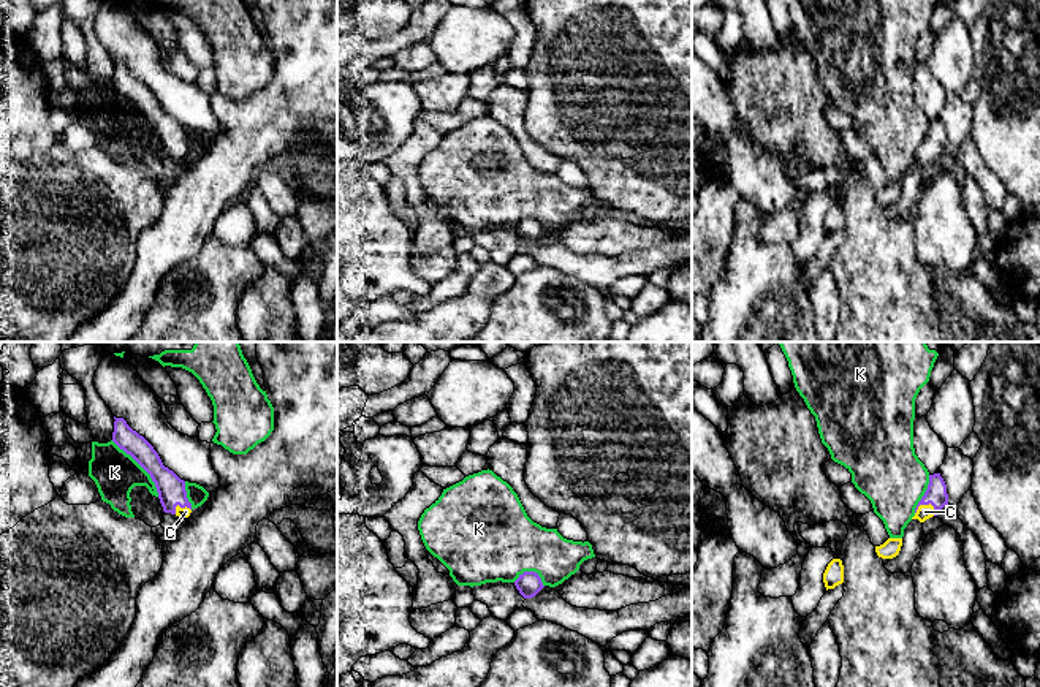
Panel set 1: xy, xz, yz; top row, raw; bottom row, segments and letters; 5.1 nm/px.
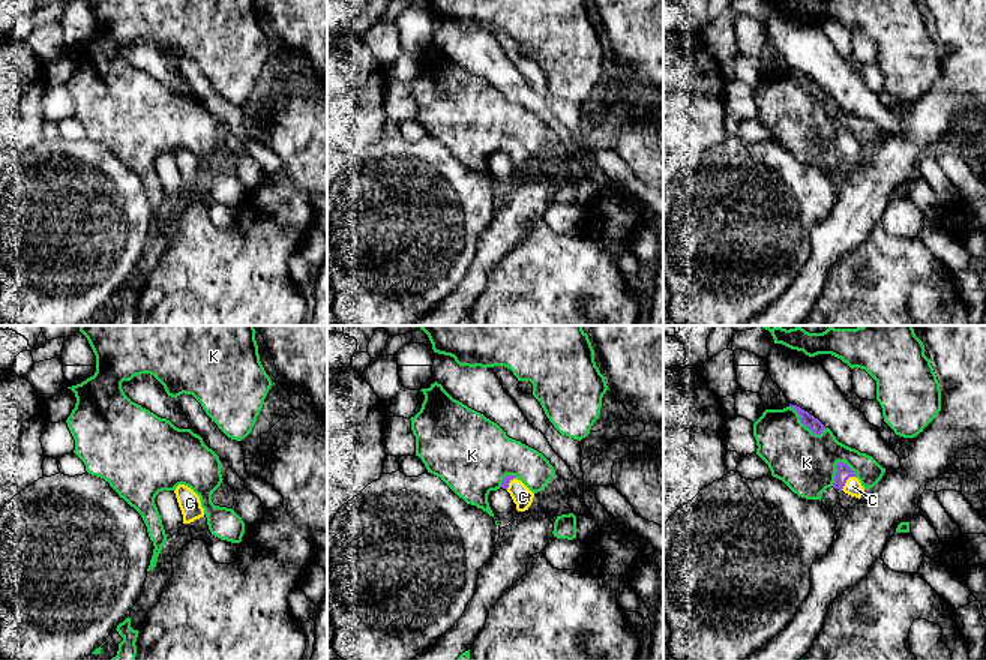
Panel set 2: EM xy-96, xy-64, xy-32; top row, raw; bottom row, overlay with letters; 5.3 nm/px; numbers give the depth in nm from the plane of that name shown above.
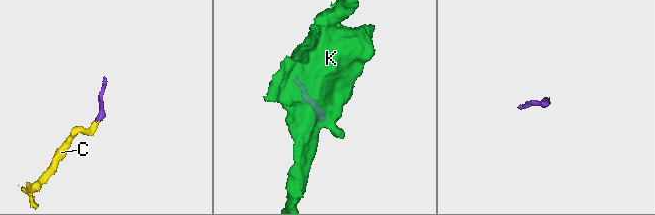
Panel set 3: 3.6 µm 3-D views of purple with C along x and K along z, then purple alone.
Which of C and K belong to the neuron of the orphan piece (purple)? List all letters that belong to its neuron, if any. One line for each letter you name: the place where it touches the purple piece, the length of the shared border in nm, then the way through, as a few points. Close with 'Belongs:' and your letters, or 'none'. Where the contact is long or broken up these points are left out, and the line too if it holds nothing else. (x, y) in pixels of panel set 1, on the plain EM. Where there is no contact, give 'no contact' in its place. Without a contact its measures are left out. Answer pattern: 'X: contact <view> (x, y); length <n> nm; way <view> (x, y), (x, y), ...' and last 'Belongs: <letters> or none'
C: contact yz (923, 149); length 110 nm; way yz (936, 140), (923, 149), (925, 157)
Belongs: C

